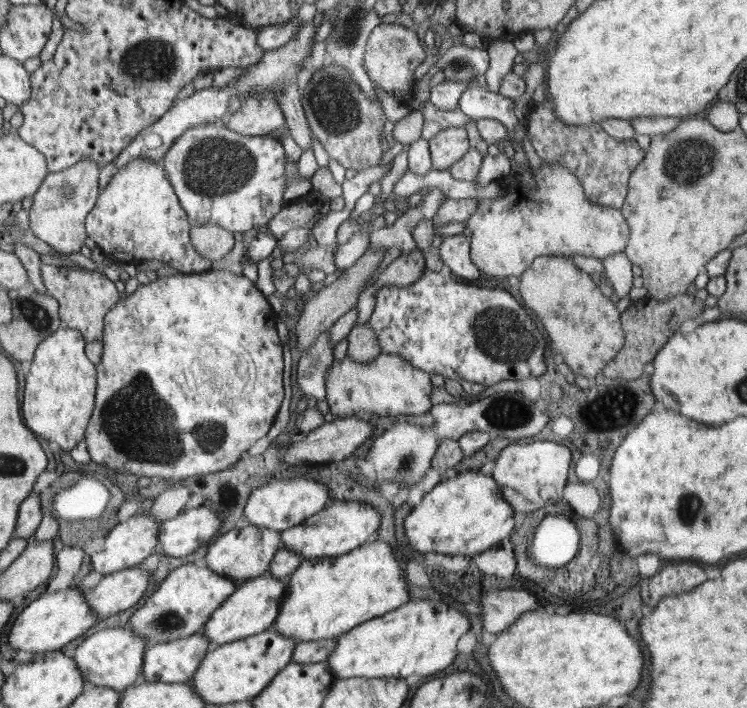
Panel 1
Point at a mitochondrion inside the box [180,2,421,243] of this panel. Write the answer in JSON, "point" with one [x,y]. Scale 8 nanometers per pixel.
{"point":[332,104]}

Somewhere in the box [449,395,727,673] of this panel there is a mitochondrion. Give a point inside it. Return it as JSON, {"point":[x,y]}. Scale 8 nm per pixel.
{"point":[682,513]}

